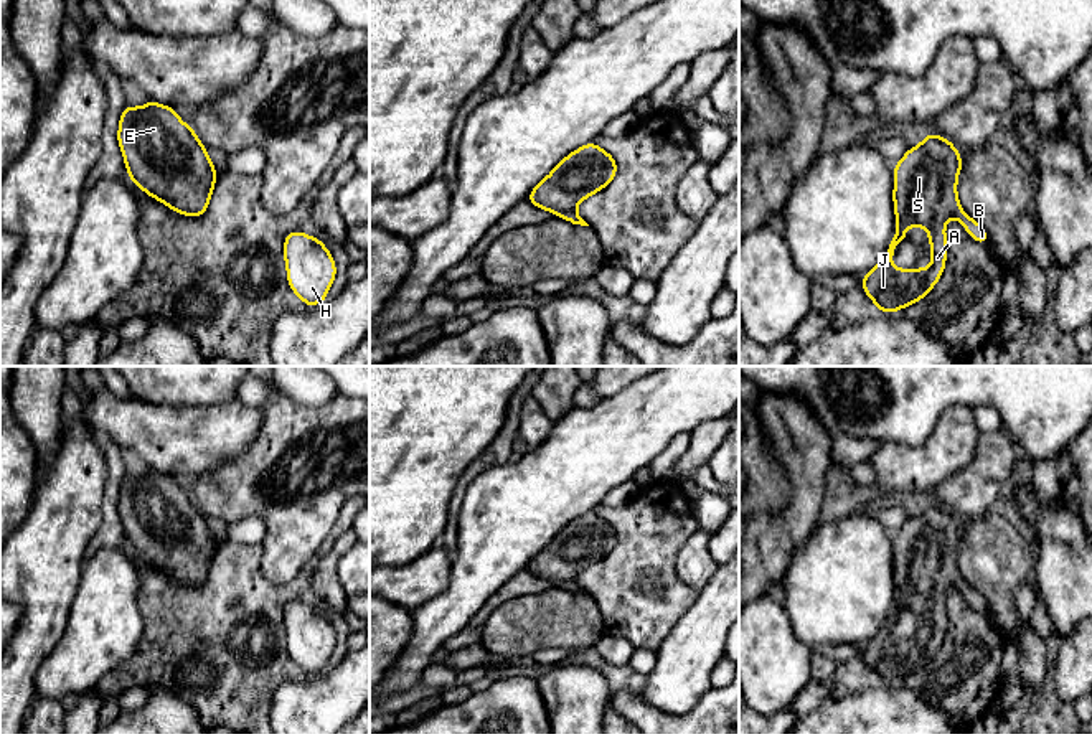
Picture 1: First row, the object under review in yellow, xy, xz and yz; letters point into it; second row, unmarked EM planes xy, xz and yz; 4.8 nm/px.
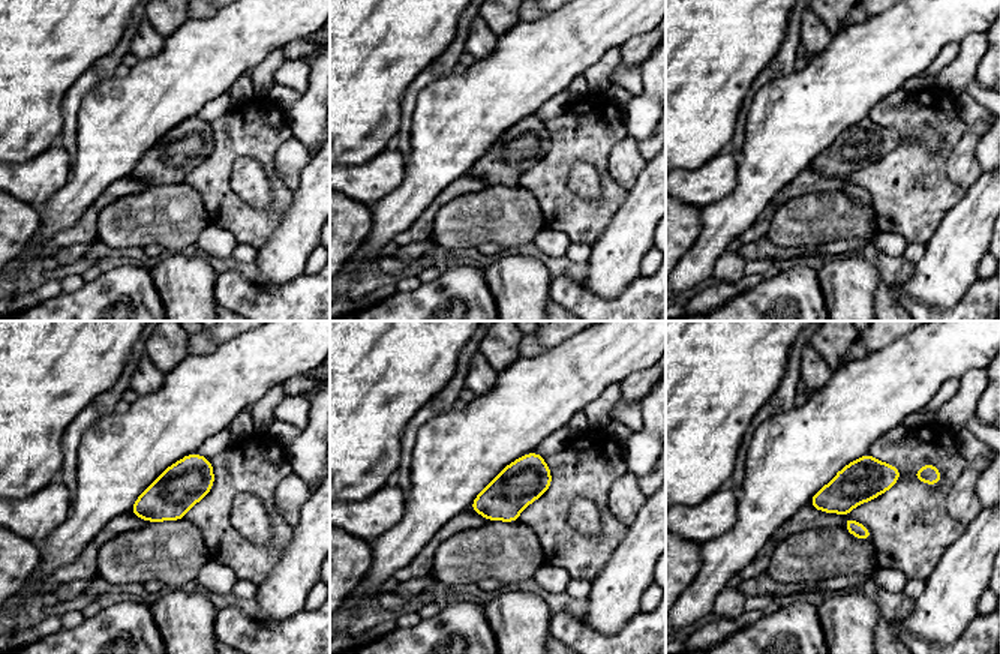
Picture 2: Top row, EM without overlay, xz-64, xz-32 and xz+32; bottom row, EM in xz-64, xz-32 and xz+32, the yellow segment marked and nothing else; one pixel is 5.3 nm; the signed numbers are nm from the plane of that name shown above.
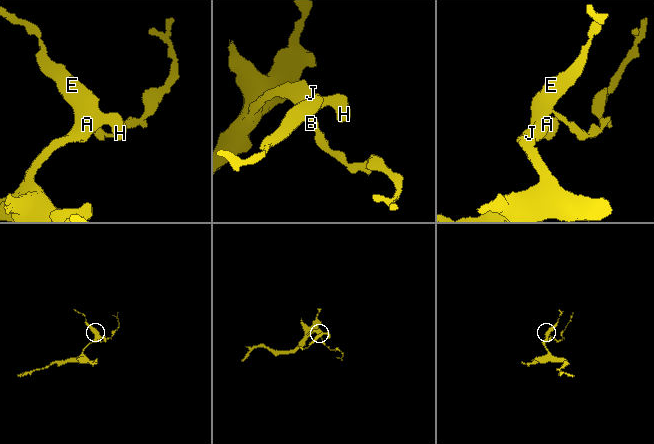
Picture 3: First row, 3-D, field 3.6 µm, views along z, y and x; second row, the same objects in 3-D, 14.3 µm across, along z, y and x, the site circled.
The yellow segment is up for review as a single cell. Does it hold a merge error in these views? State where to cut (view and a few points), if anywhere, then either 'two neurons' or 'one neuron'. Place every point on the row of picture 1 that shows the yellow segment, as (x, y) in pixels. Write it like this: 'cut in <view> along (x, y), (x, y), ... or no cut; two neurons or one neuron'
no cut; one neuron

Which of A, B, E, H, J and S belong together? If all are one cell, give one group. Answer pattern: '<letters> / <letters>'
A B E H J S

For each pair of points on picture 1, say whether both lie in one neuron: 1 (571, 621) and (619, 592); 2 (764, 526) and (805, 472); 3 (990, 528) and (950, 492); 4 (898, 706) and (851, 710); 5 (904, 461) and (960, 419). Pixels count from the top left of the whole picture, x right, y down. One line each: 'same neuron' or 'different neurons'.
1: different neurons
2: same neuron
3: different neurons
4: same neuron
5: same neuron

